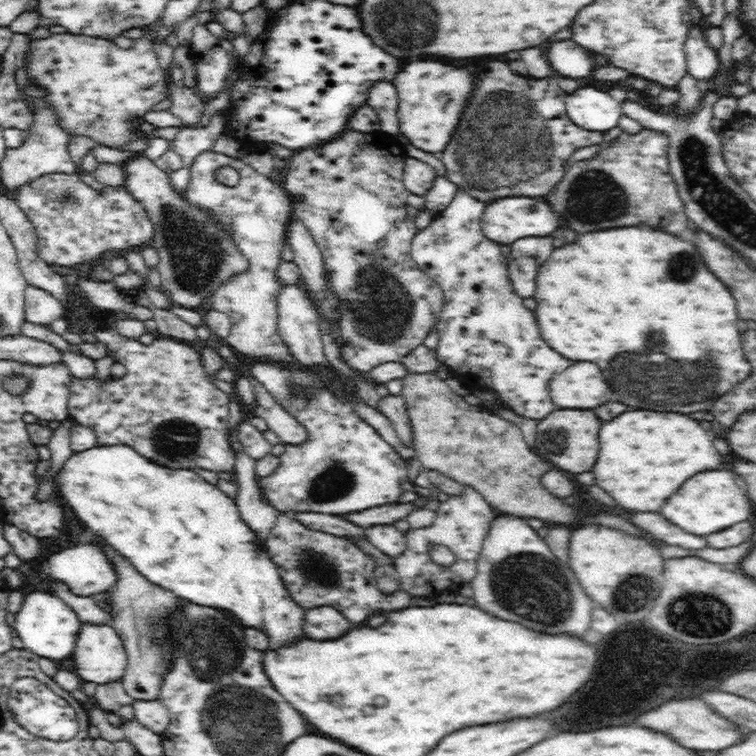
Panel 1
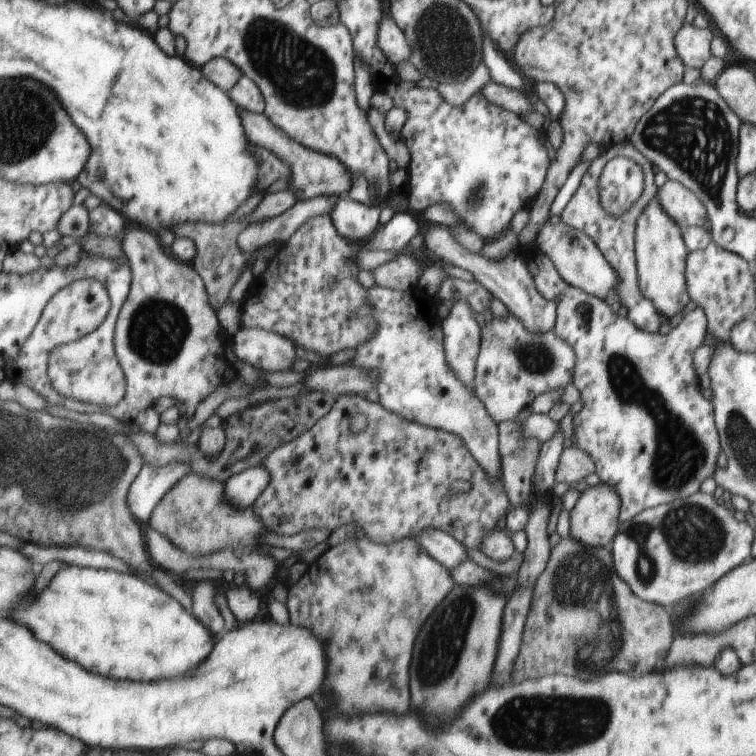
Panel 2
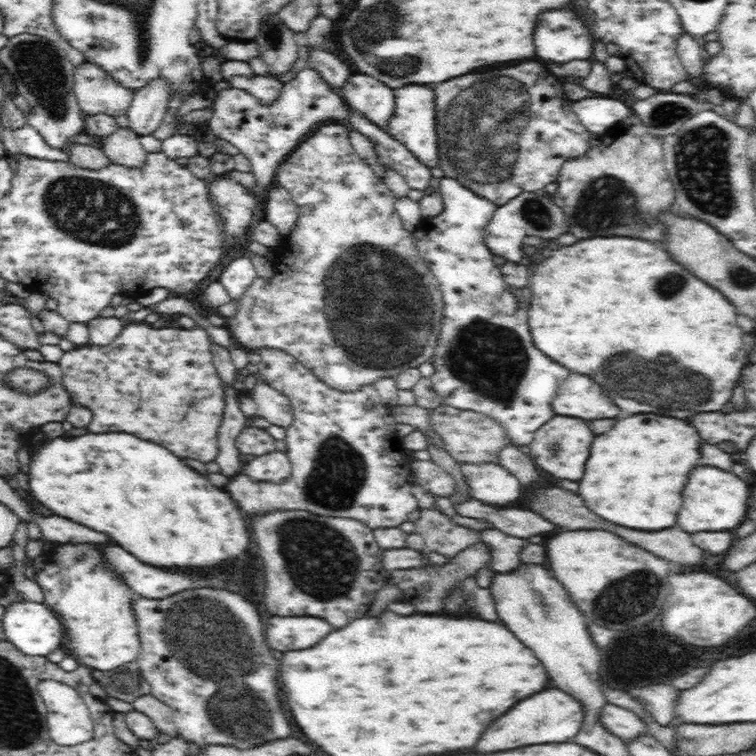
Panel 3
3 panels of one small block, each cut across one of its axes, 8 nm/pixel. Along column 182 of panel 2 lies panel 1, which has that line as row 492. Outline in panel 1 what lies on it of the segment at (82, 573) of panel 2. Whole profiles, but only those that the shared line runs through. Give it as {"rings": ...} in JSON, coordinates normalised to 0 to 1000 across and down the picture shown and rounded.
{"rings":[[[833,542],[794,566],[794,601],[786,627],[788,640],[802,648],[820,672],[870,677],[905,635],[923,624],[952,619],[955,608],[942,577],[923,556],[889,545]]]}

